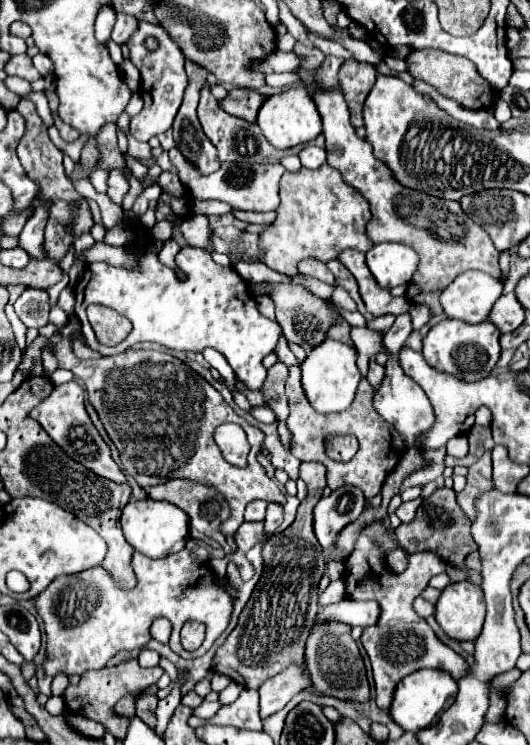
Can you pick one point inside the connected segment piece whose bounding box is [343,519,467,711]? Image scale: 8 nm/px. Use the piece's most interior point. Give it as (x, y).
(400, 643)

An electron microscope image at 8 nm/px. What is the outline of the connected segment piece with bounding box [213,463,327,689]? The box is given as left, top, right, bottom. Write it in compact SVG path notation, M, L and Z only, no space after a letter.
M301 463L299 477L307 483L307 497L301 501L295 521L263 545L263 575L241 611L235 629L213 657L213 669L217 673L227 675L247 689L259 689L263 681L283 671L289 663L303 663L305 641L311 633L315 615L319 613L317 585L325 573L325 559L313 533L313 507L327 485L325 465Z

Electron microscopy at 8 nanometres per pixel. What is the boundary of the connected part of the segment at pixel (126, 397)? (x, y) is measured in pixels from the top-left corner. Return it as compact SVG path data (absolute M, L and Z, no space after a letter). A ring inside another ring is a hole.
M65 337L57 347L57 359L61 369L69 369L85 383L89 401L97 409L111 441L119 449L123 469L143 489L171 479L189 479L219 489L231 505L231 517L221 525L225 535L233 535L243 523L243 509L249 501L265 499L285 503L285 495L277 483L265 475L265 469L257 461L265 433L239 417L225 403L219 391L183 361L169 353L131 349L105 359L77 359ZM229 421L239 423L249 437L251 451L249 465L245 469L229 465L219 447L213 443L215 427Z

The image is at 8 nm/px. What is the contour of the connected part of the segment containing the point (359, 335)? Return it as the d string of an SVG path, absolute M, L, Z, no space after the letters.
M367 327L351 329L351 339L353 339L358 352L356 363L362 377L366 377L369 360L373 355L385 353L388 358L390 357L390 352L383 345L383 335L385 333L375 333L373 329L367 329Z

